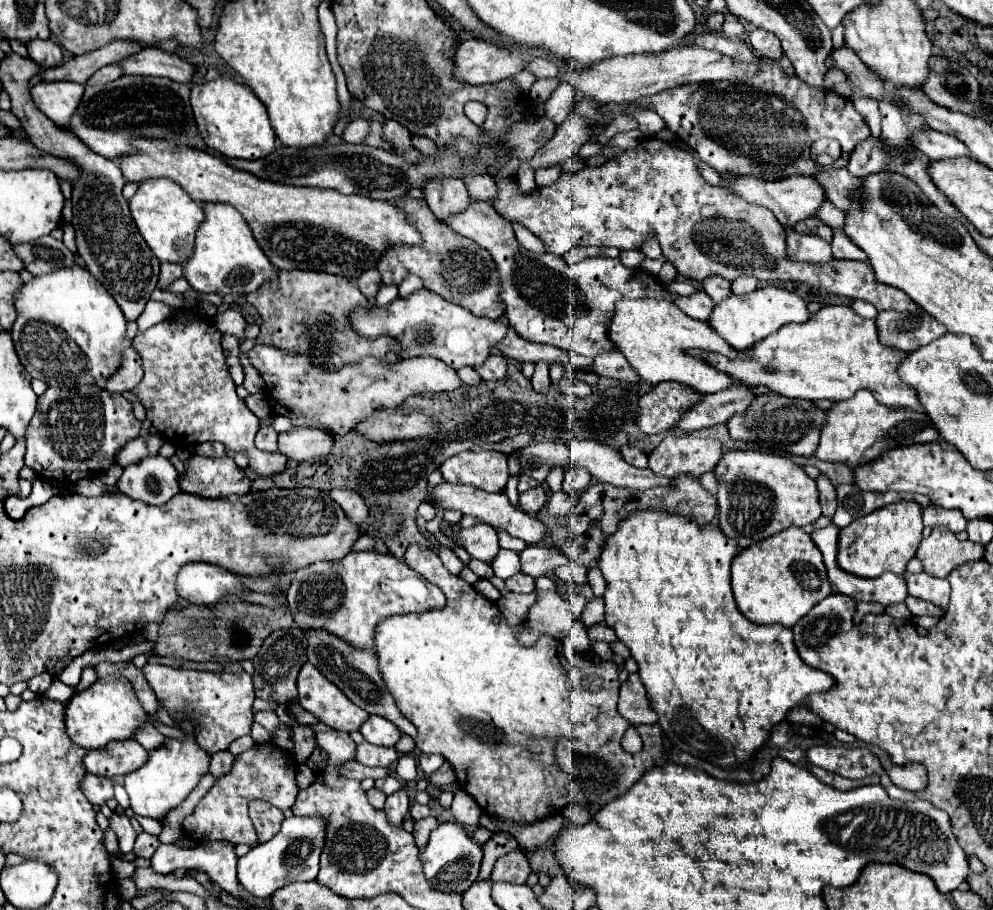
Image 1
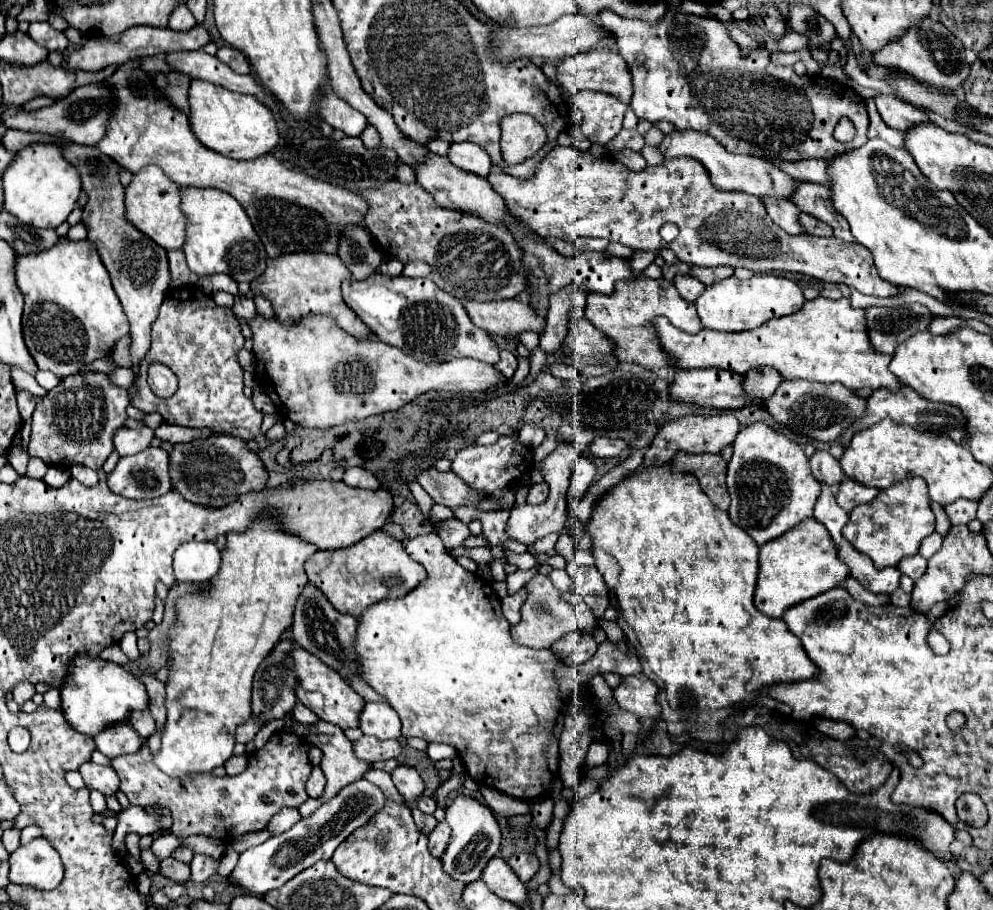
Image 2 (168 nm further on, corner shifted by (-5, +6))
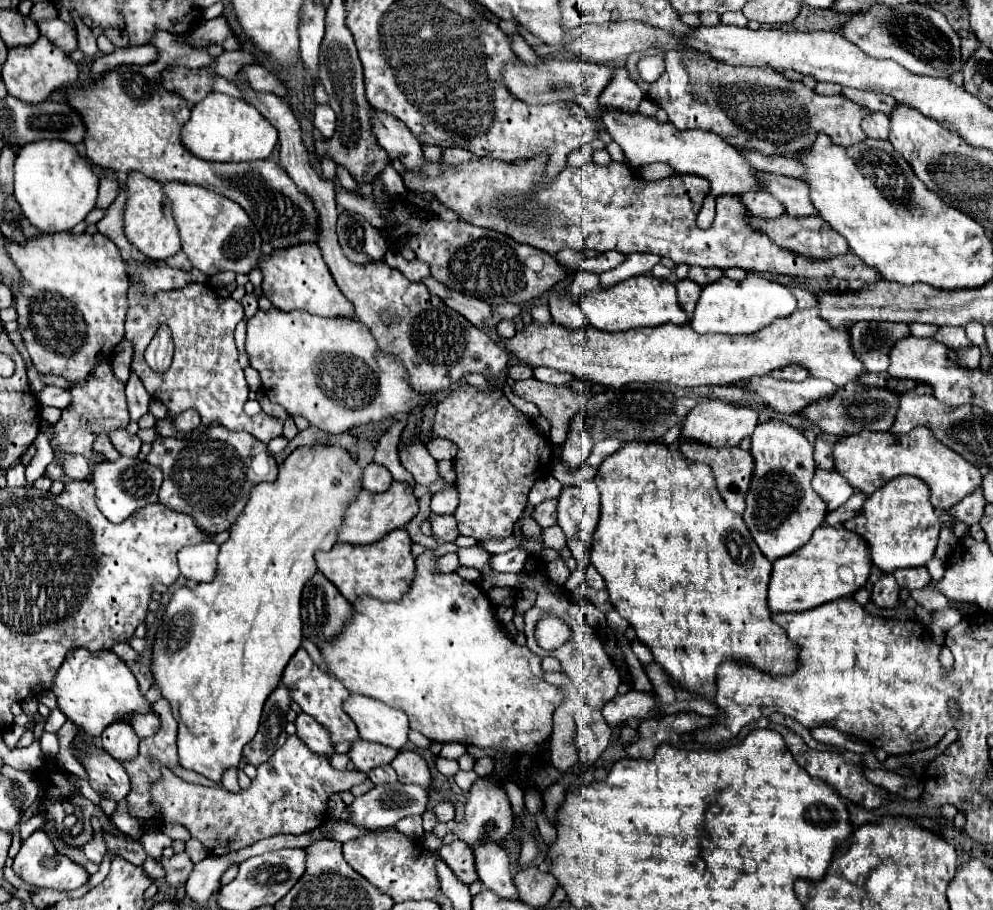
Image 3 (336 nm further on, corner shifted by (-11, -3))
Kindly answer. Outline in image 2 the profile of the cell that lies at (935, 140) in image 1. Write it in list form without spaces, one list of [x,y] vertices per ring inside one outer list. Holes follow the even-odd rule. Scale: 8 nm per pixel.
[[[875,96],[875,104],[877,104],[877,112],[881,114],[881,118],[885,120],[887,126],[895,128],[895,130],[909,130],[909,126],[913,126],[913,122],[927,122],[927,114],[923,114],[921,110],[917,110],[915,106],[909,106],[907,102],[895,98],[895,96]]]

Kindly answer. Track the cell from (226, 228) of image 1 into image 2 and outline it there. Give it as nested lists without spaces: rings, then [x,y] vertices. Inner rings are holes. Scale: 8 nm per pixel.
[[[181,188],[181,212],[187,218],[187,238],[183,252],[187,256],[189,268],[197,276],[209,276],[225,272],[237,282],[253,282],[265,270],[265,248],[257,232],[253,230],[245,210],[233,196],[213,190],[213,188]]]

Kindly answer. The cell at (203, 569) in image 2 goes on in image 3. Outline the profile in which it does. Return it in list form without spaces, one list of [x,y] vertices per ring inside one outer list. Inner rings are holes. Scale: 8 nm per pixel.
[[[215,541],[181,549],[179,551],[181,575],[195,583],[207,583],[209,579],[215,579],[217,555],[219,555],[219,545]]]

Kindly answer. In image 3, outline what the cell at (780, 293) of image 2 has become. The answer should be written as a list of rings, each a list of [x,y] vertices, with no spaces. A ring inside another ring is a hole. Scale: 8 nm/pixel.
[[[749,273],[743,281],[733,281],[721,277],[719,281],[703,287],[695,313],[691,317],[691,327],[697,333],[727,333],[727,335],[749,335],[771,325],[775,319],[787,317],[797,309],[793,293],[759,273]]]

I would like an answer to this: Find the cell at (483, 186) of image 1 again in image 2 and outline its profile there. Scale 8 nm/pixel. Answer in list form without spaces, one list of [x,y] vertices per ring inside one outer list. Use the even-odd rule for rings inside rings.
[[[459,142],[459,144],[451,144],[449,152],[447,152],[447,158],[451,160],[453,166],[461,168],[461,170],[467,170],[467,172],[473,172],[481,178],[485,178],[491,170],[491,158],[489,154],[473,144],[473,142]]]

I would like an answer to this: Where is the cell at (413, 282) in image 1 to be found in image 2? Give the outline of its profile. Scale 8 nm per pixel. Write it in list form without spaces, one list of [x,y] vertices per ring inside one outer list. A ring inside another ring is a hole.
[[[411,260],[403,268],[403,276],[407,276],[407,278],[421,278],[421,276],[429,276],[429,274],[431,274],[429,266],[421,260]]]

